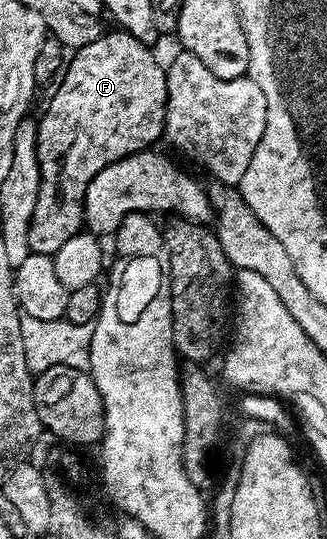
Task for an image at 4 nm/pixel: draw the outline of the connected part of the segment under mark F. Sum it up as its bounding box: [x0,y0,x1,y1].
[28,28,166,255]

